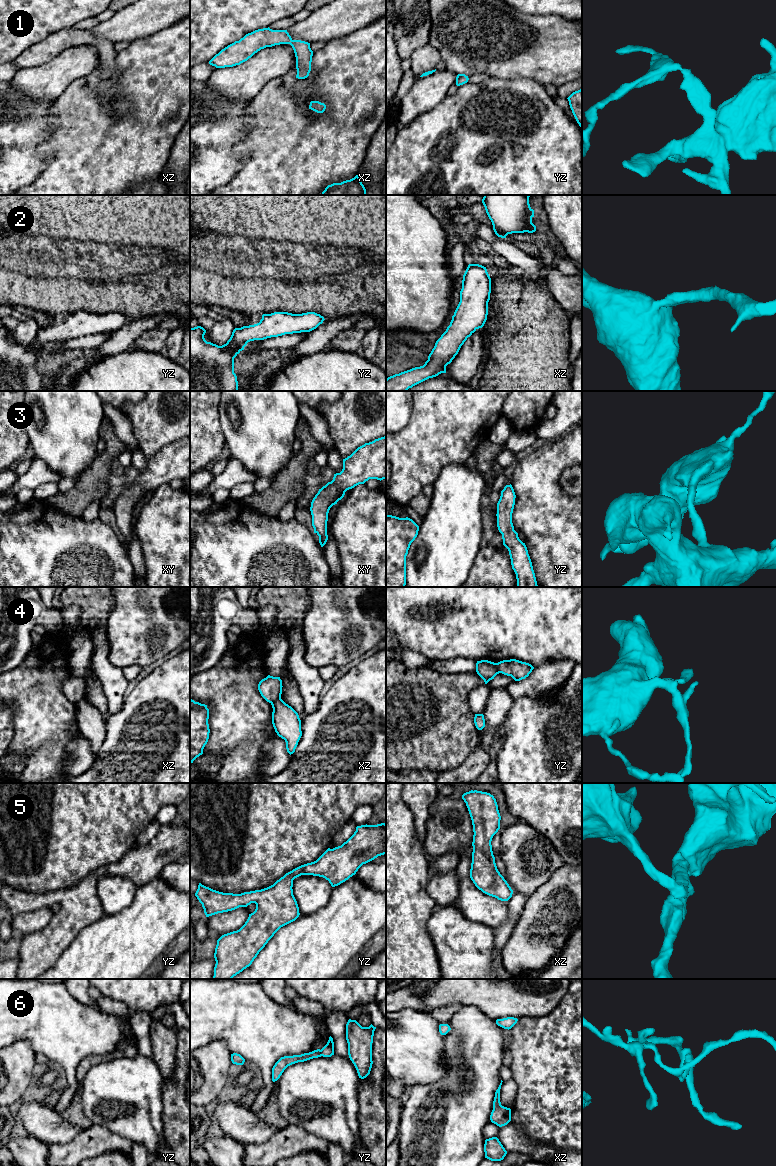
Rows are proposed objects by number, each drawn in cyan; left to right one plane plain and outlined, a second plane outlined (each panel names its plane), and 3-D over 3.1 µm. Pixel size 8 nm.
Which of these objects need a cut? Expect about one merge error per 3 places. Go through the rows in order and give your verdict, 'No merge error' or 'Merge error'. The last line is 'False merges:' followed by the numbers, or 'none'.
1: No merge error
2: No merge error
3: No merge error
4: Merge error
5: No merge error
6: No merge error
False merges: 4

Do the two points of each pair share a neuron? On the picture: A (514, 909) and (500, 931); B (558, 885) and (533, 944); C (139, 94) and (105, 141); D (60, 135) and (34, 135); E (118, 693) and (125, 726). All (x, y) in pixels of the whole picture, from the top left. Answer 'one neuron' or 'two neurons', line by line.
A: one neuron
B: one neuron
C: one neuron
D: two neurons
E: two neurons

